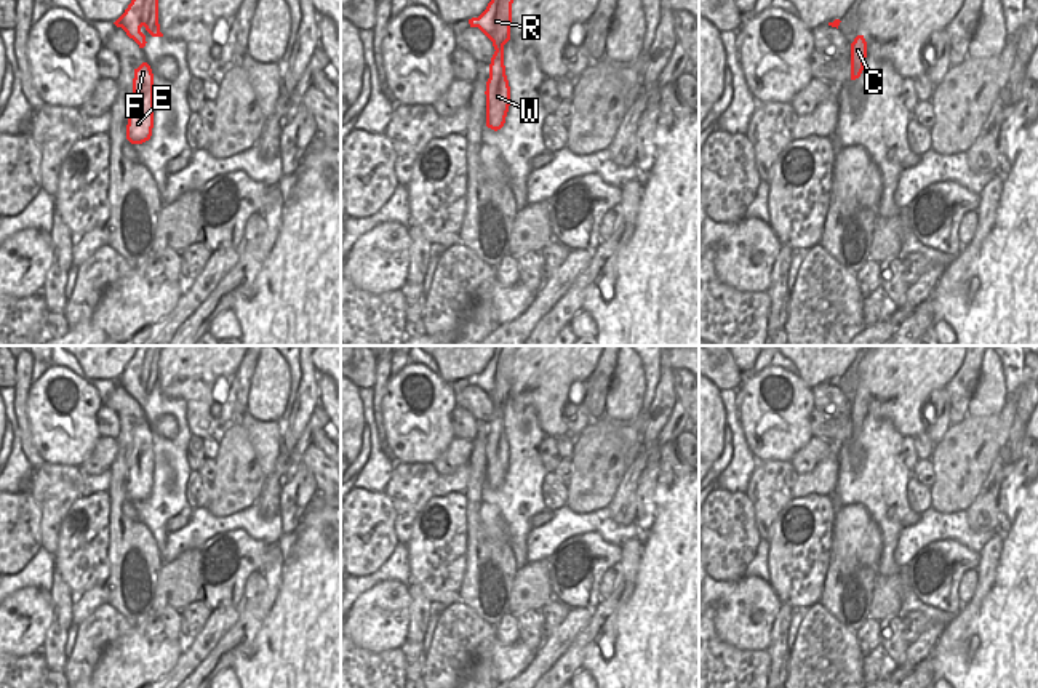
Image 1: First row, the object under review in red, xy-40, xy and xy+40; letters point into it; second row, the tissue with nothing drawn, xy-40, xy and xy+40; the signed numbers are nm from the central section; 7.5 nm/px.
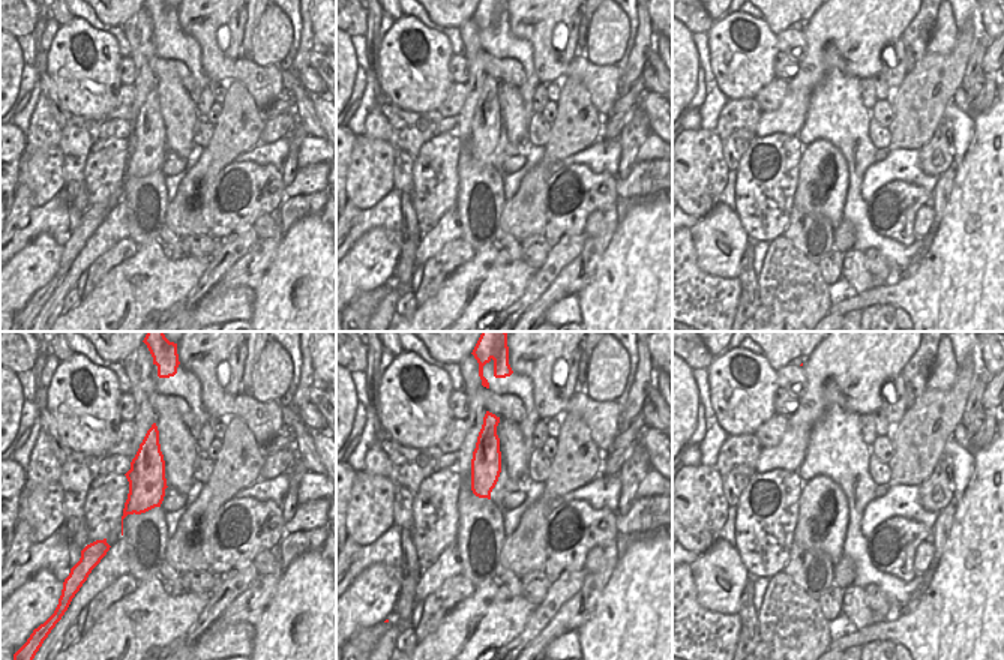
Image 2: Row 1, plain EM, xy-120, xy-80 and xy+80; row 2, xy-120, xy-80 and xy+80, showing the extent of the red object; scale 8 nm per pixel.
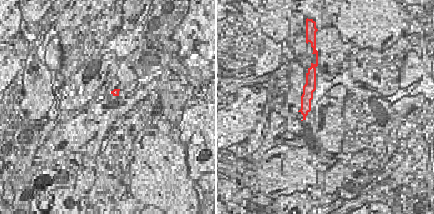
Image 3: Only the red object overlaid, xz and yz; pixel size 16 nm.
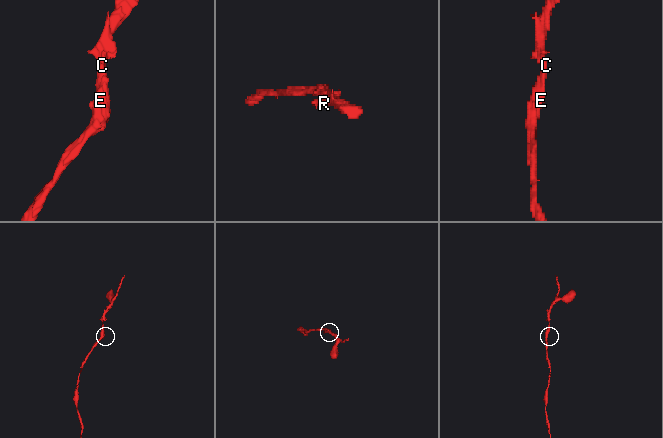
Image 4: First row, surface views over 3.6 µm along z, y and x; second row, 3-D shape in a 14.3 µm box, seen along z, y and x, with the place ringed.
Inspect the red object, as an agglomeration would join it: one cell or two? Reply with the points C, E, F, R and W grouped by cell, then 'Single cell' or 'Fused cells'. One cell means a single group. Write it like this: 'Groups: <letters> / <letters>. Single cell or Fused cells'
Groups: C E F R W. Single cell.

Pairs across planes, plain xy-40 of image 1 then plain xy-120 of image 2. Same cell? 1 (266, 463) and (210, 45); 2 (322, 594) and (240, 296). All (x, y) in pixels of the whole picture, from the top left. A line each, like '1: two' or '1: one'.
1: one
2: two

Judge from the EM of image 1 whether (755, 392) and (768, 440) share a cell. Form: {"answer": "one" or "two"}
{"answer": "one"}

